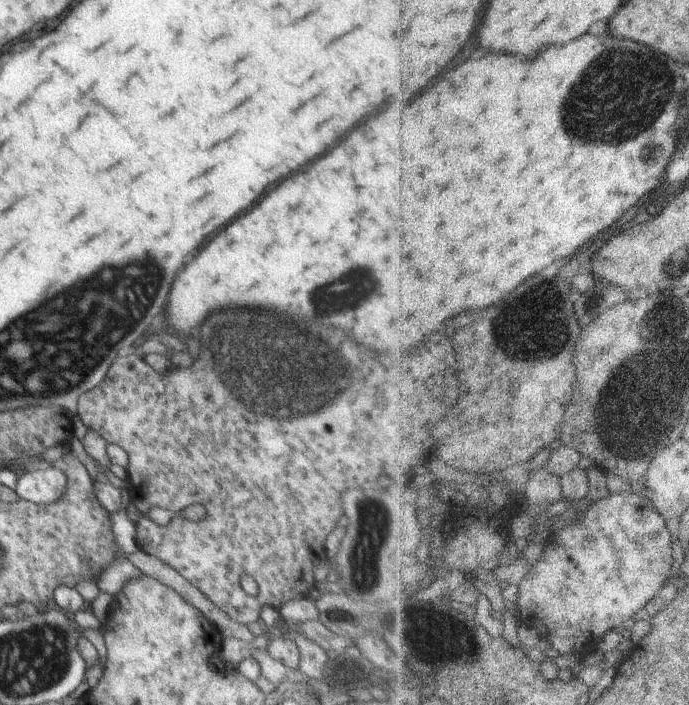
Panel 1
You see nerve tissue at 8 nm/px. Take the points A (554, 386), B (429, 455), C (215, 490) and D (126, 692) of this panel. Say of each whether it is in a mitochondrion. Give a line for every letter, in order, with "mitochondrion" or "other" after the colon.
A: other
B: other
C: mitochondrion
D: other

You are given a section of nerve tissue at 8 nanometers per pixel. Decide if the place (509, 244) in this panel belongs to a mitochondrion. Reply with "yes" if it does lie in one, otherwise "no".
no

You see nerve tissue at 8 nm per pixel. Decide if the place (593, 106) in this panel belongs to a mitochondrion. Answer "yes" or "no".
yes

